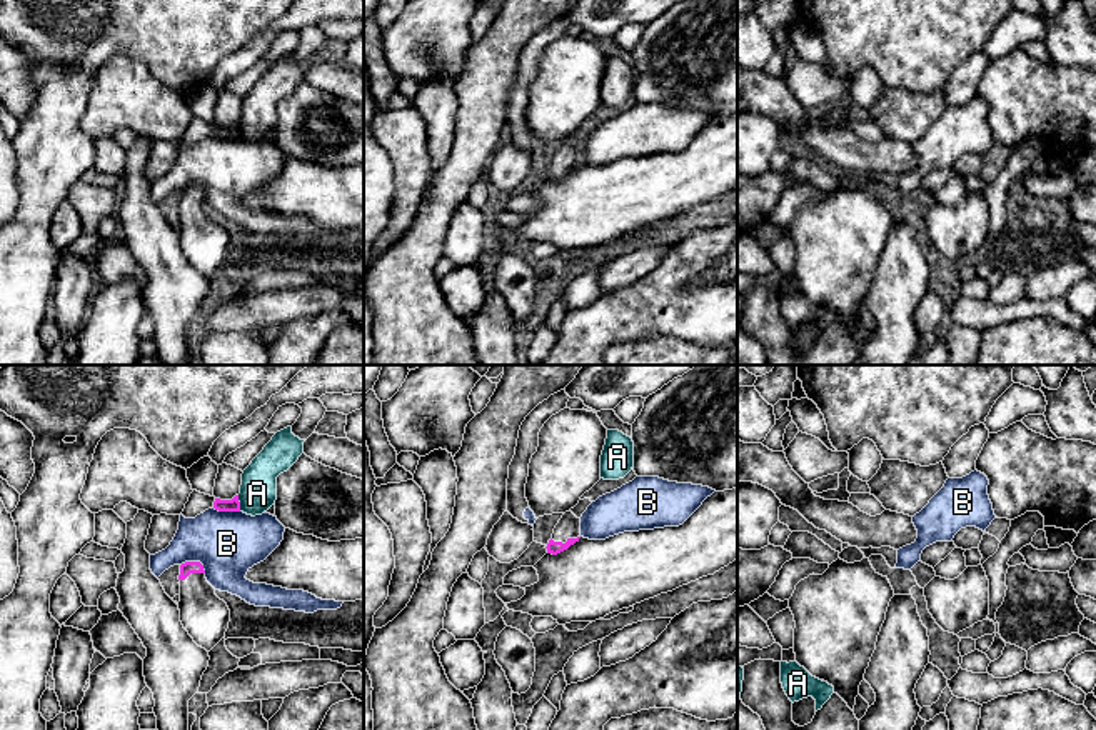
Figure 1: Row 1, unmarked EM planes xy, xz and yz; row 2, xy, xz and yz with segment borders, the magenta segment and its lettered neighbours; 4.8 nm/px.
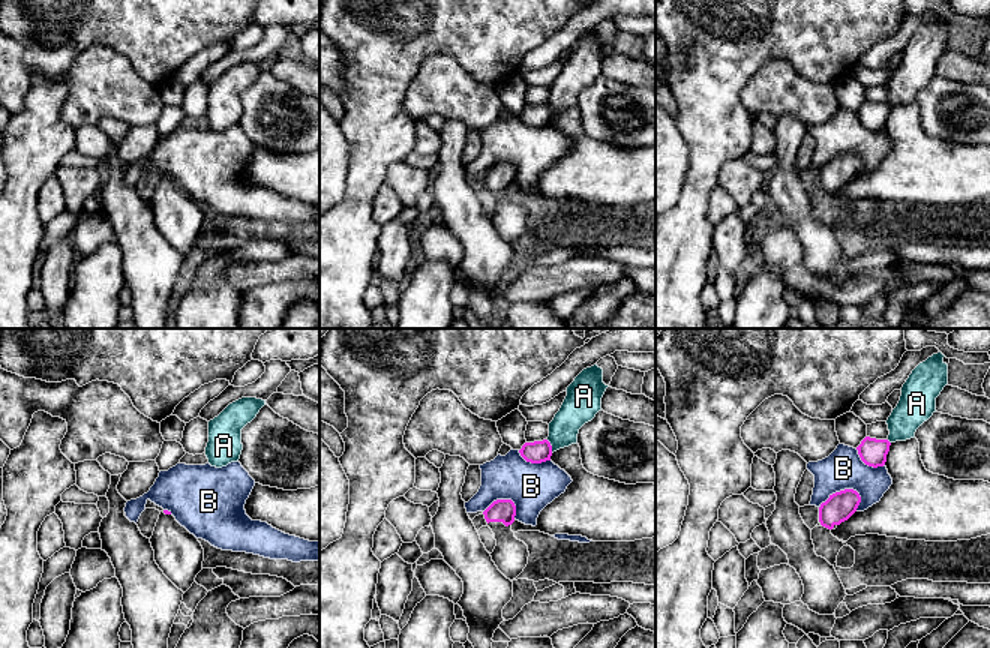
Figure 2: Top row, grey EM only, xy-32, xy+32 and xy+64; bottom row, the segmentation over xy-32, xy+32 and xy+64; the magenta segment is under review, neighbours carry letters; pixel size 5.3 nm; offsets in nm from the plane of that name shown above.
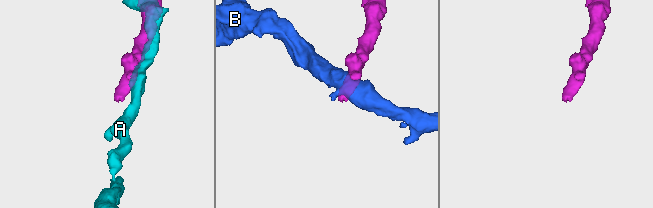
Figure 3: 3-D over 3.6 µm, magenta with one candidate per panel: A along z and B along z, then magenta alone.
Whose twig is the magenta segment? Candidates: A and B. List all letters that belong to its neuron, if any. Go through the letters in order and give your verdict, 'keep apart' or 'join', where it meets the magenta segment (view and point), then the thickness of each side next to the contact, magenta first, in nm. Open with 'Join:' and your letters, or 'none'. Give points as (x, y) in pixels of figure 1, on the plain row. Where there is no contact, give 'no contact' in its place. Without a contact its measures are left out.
Join: none
A: keep apart; meets magenta in xy at (239, 130); 60 nm thick on the magenta side, 180 nm on the other
B: keep apart; meets magenta in xy at (196, 189); 60 nm thick on the magenta side, 320 nm on the other

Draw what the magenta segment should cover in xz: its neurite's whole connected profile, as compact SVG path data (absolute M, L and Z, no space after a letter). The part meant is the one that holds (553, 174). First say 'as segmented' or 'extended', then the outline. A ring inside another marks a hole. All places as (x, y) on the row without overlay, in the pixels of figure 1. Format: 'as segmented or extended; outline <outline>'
extended; outline M571 137L562 142L554 155L552 165L547 170L547 180L557 182L567 177L571 172L581 165L581 145L577 145Z

